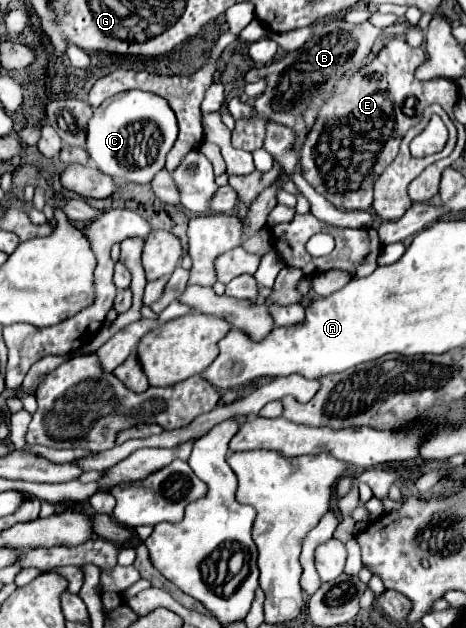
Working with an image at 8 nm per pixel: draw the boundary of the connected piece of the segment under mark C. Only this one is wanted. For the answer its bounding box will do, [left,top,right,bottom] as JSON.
[85,91,177,183]

